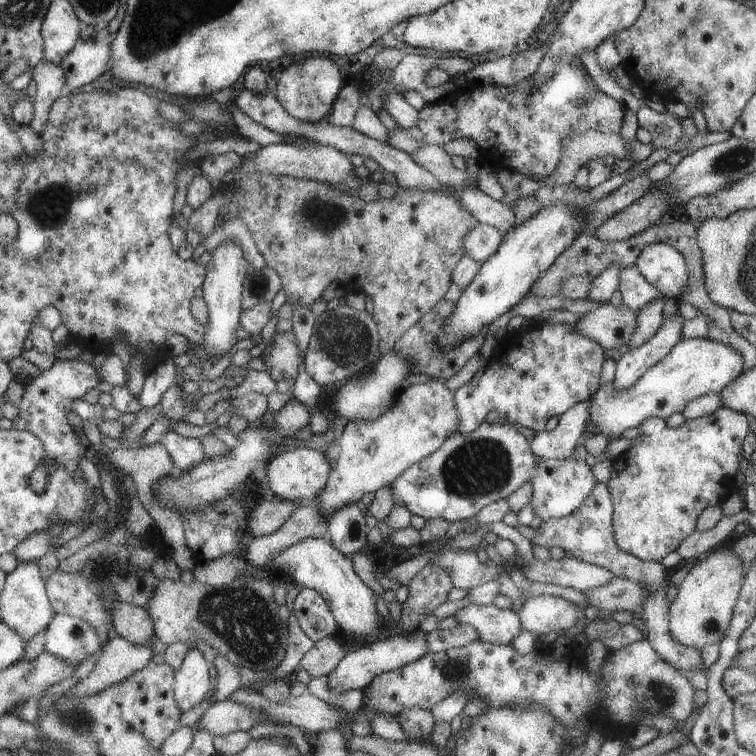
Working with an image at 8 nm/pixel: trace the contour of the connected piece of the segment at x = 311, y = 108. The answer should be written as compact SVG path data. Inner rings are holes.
M306 58L304 62L296 62L282 72L276 86L276 99L296 120L316 124L327 119L326 114L338 98L340 88L340 68L330 58Z

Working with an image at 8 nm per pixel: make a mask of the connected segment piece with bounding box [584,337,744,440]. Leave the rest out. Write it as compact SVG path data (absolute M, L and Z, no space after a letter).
M708 337L683 338L676 344L676 347L670 354L663 360L660 360L658 364L654 364L628 390L617 392L616 388L614 388L614 382L600 386L588 398L588 402L590 402L590 416L586 420L584 430L596 430L596 434L600 433L606 436L607 439L613 440L614 438L620 438L628 429L638 428L648 418L657 417L666 420L675 413L682 413L692 400L708 394L720 393L720 390L724 390L726 384L730 384L734 378L738 378L738 374L742 372L742 366L744 366L743 356L740 356L740 353L736 352L735 348L730 348L730 346L722 344L722 342L716 342L716 340L709 339Z

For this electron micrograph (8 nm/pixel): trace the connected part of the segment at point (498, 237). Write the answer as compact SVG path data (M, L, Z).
M479 223L464 236L462 250L466 250L468 257L482 264L498 252L502 239L503 236L494 226Z

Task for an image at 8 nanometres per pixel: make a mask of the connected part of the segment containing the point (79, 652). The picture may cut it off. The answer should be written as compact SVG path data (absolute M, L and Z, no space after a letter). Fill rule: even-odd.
M56 615L49 624L44 638L44 651L79 665L90 655L103 648L96 630L86 620L71 615Z

